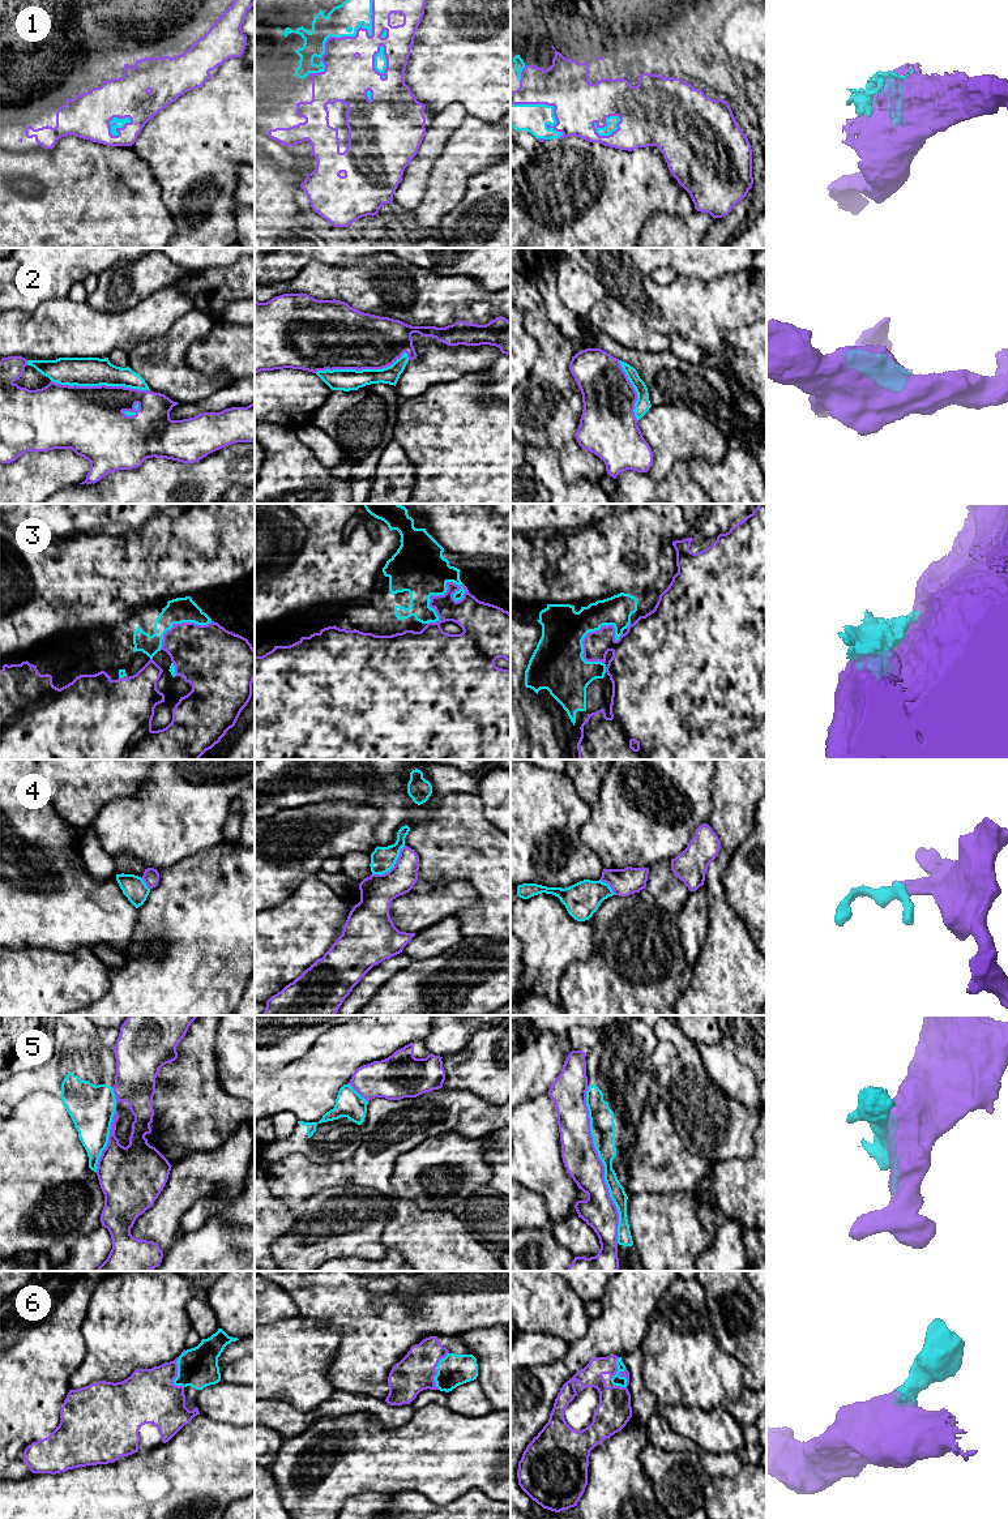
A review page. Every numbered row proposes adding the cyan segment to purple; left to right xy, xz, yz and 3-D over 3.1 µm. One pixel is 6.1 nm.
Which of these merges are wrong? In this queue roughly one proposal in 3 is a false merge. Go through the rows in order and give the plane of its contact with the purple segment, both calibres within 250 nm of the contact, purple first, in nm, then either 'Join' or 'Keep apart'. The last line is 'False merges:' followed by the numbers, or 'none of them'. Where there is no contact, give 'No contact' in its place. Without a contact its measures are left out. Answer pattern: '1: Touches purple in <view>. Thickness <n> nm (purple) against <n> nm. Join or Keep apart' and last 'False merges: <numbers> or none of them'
1: Touches purple in xz. Thickness 300 nm (purple) against 180 nm. Join
2: Touches purple in xy. Thickness 420 nm (purple) against 180 nm. Join
3: Touches purple in xz. Thickness 200 nm (purple) against 320 nm. Join
4: Touches purple in xz. Thickness 200 nm (purple) against 160 nm. Keep apart
5: Touches purple in yz. Thickness 220 nm (purple) against 150 nm. Keep apart
6: Touches purple in yz. Thickness 220 nm (purple) against 70 nm. Join
False merges: 4, 5

